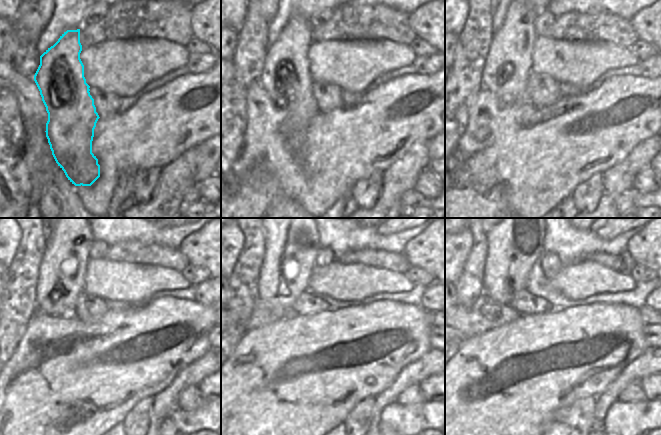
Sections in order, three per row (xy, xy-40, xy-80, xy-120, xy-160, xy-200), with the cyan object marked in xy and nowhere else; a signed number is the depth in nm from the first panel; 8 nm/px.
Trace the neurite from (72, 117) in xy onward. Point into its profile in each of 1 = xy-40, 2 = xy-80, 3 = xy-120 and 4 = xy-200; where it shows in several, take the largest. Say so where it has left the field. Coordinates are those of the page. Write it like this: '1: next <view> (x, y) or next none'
1: next xy-40 (285, 76)
2: next xy-80 (509, 61)
3: next xy-120 (62, 271)
4: next xy-200 (515, 238)

